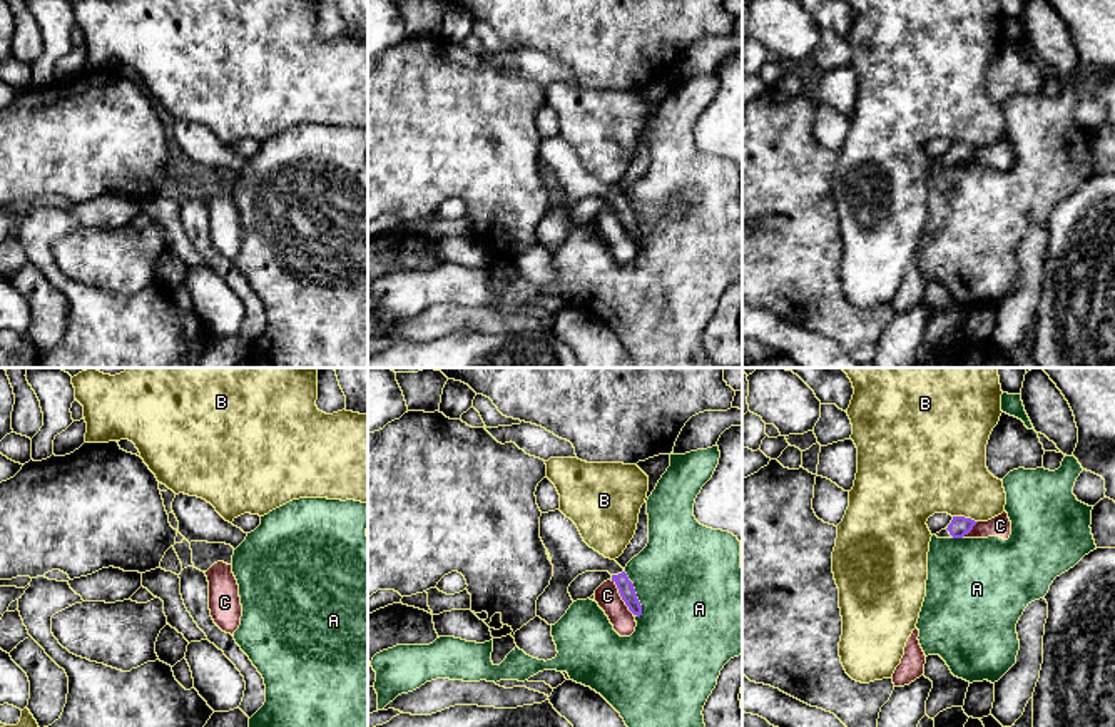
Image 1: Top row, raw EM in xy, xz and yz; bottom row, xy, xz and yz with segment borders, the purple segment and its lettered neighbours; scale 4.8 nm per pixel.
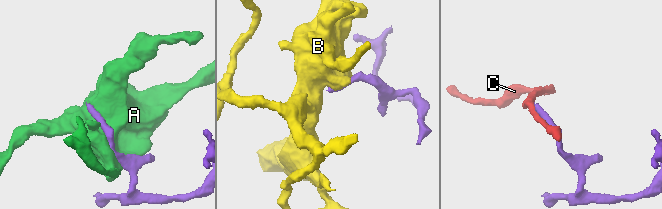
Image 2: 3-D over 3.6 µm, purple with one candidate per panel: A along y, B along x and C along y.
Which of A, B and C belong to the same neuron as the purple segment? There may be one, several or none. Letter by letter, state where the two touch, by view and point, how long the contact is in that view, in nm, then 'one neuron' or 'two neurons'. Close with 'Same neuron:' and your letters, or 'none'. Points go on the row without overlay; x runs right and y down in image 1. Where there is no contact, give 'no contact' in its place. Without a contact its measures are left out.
A: contact xz (636, 221); length 240 nm; two neurons
B: contact yz (963, 142); length 120 nm; two neurons
C: contact xz (621, 221); length 200 nm; two neurons
Same neuron: none

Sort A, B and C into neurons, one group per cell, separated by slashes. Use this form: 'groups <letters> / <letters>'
groups A / B / C

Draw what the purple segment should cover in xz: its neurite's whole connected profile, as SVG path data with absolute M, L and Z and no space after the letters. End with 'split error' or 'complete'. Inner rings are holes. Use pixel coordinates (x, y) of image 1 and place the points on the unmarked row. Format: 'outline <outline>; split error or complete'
outline M560 135L542 139L540 164L550 179L553 202L537 226L537 242L555 251L573 229L568 219L570 209L585 197L608 197L629 236L637 242L642 241L642 231L625 196L590 174L577 150Z; split error

